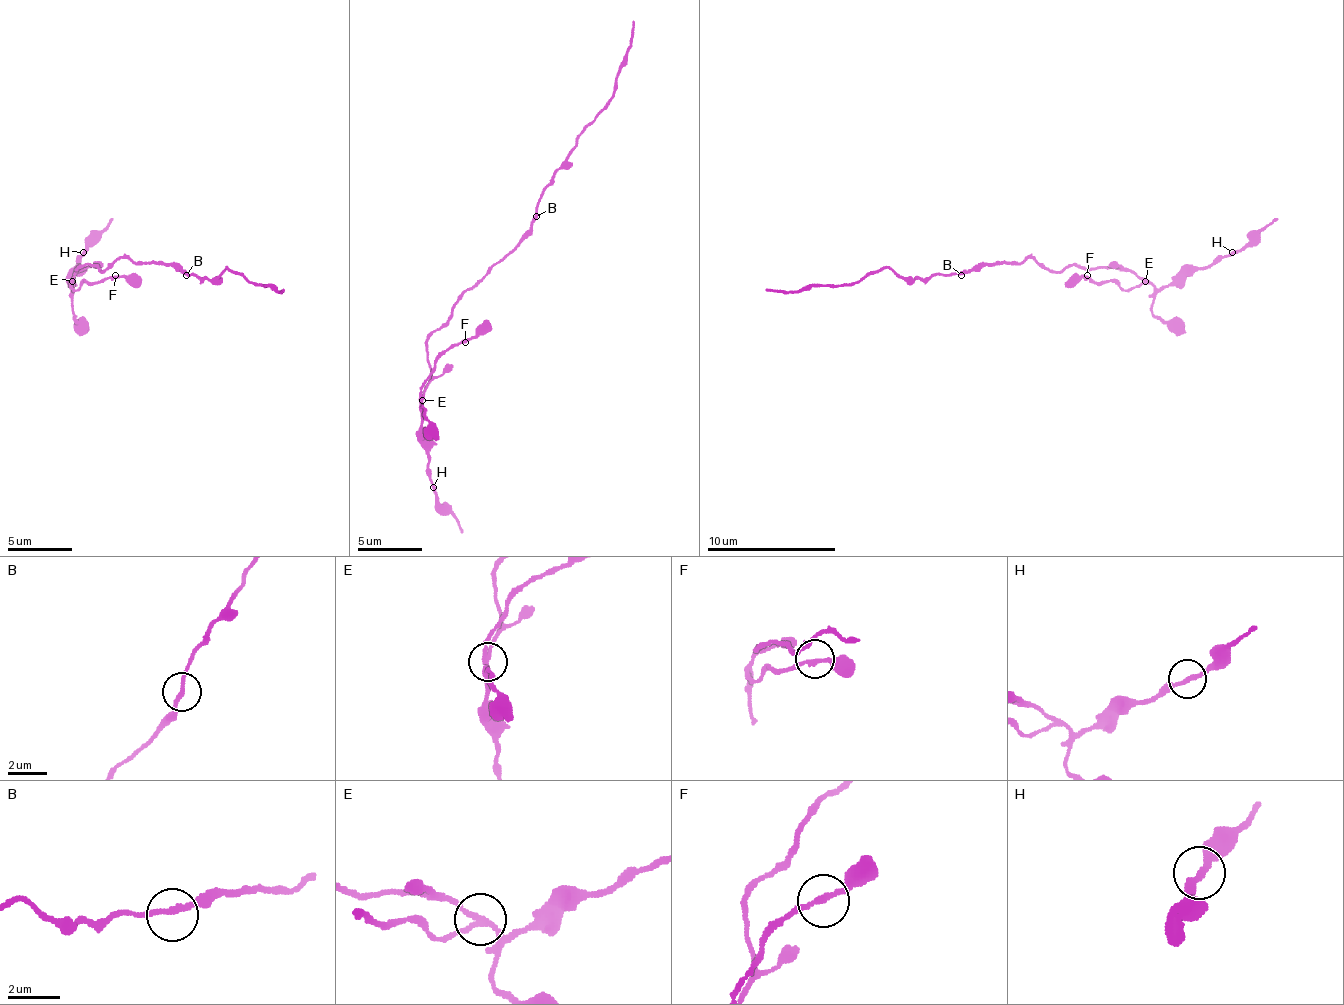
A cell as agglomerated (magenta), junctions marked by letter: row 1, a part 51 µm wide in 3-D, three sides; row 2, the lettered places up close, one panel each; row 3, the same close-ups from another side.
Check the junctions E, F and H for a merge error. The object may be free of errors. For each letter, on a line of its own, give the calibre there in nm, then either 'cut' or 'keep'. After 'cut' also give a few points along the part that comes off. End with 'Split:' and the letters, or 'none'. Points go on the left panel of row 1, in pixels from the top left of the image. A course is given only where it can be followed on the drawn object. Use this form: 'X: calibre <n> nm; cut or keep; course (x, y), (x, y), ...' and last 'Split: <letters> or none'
E: calibre 170 nm; cut; course (73, 281), (76, 268), (105, 272), (118, 259), (170, 262), (199, 278), (215, 278), (224, 268), (282, 288)
F: calibre 200 nm; keep
H: calibre 200 nm; keep
Split: E

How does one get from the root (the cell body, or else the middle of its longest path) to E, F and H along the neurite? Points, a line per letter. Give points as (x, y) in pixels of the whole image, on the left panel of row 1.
E: (131, 259), (118, 259), (102, 272), (92, 265), (80, 265), (73, 281)
F: (131, 259), (118, 259), (102, 272), (80, 265), (70, 285), (76, 291), (86, 281), (115, 275)
H: (131, 259), (118, 259), (102, 272), (80, 265), (73, 288), (83, 252)

